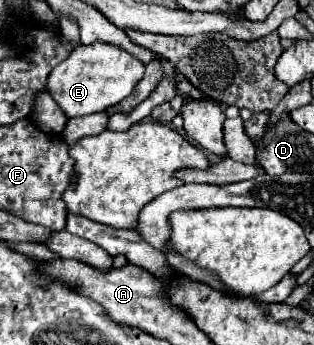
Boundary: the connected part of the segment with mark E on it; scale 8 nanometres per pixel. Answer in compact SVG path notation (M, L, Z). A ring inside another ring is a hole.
M107 43L79 45L77 49L71 51L71 55L63 63L59 63L49 73L47 93L55 99L55 103L63 109L63 113L69 119L83 117L83 115L105 111L107 107L113 107L119 101L123 101L133 91L143 71L145 65L121 47L107 45Z

